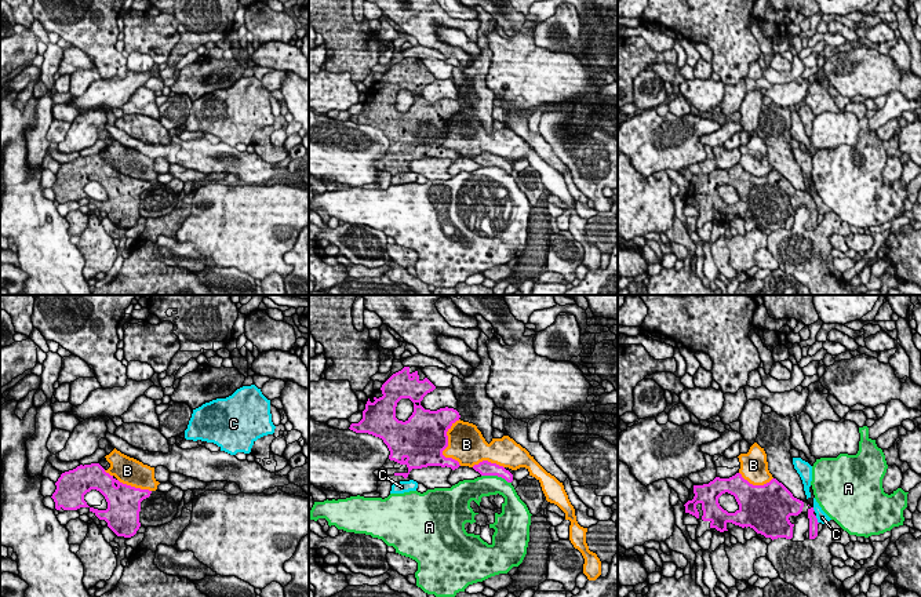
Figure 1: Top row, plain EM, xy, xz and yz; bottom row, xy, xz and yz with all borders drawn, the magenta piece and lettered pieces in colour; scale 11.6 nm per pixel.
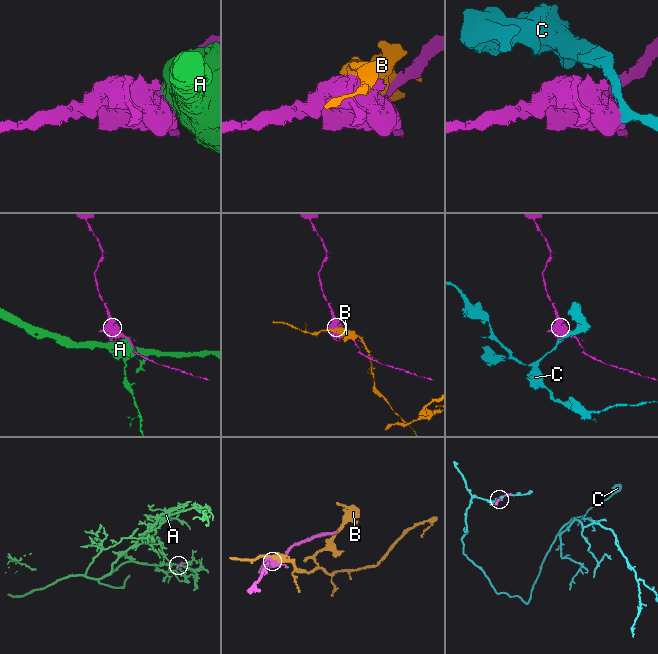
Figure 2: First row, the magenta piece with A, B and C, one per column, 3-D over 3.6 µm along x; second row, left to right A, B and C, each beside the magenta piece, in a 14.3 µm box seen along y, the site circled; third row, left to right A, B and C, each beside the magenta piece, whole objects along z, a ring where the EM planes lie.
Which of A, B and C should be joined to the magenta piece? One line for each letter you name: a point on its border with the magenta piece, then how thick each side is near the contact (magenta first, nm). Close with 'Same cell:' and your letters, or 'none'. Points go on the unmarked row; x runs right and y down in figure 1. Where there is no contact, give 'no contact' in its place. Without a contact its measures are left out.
Same cell: none

